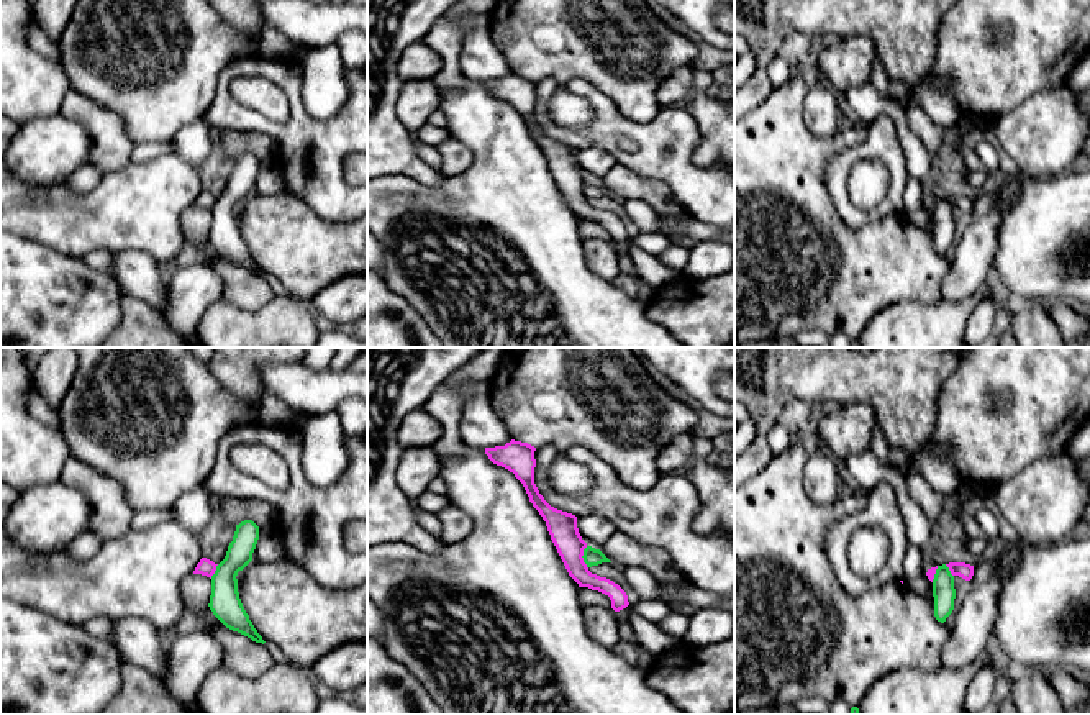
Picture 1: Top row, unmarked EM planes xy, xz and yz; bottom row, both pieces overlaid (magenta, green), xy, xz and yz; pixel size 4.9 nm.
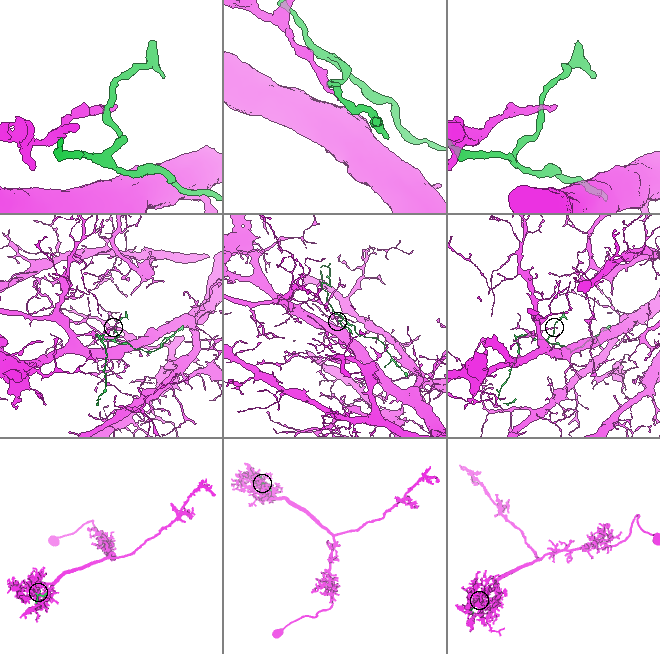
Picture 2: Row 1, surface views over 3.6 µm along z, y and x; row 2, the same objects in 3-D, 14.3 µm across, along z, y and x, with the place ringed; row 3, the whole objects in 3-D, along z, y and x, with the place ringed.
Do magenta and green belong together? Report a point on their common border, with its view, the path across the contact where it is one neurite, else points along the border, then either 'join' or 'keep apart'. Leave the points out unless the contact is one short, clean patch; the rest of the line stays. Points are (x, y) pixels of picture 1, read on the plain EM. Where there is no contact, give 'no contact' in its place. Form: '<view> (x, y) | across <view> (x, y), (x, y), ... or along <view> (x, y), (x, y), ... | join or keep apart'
xz (582, 191) | along xz (585, 179), (582, 194), (587, 200) | keep apart

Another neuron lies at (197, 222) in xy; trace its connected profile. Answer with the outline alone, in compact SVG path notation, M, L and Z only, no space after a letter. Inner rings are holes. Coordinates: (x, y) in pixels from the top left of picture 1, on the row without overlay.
M192 207L184 213L185 243L205 244L211 228L211 212L202 207Z

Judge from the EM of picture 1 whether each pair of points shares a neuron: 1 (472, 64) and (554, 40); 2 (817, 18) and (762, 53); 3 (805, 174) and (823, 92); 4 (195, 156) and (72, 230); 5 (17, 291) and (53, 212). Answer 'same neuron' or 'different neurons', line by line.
1: different neurons
2: same neuron
3: different neurons
4: different neurons
5: different neurons

